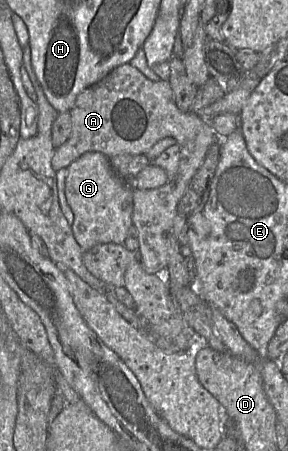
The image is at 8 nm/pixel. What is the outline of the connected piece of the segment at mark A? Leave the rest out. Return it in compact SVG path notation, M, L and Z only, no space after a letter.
M130 63L116 67L102 80L78 94L69 114L70 136L54 150L51 161L55 173L62 168L68 168L73 161L87 152L100 152L108 158L119 154L146 154L166 137L175 139L181 145L195 139L206 127L211 127L210 120L204 120L192 111L183 112L176 106L168 80L151 81Z

